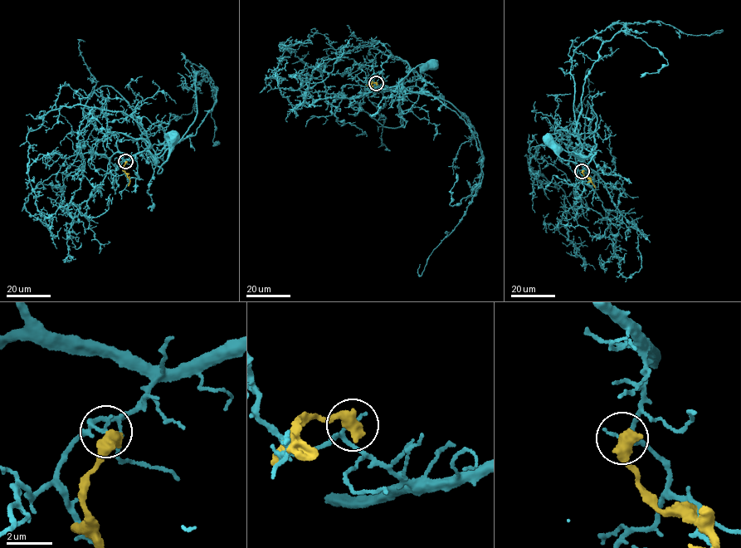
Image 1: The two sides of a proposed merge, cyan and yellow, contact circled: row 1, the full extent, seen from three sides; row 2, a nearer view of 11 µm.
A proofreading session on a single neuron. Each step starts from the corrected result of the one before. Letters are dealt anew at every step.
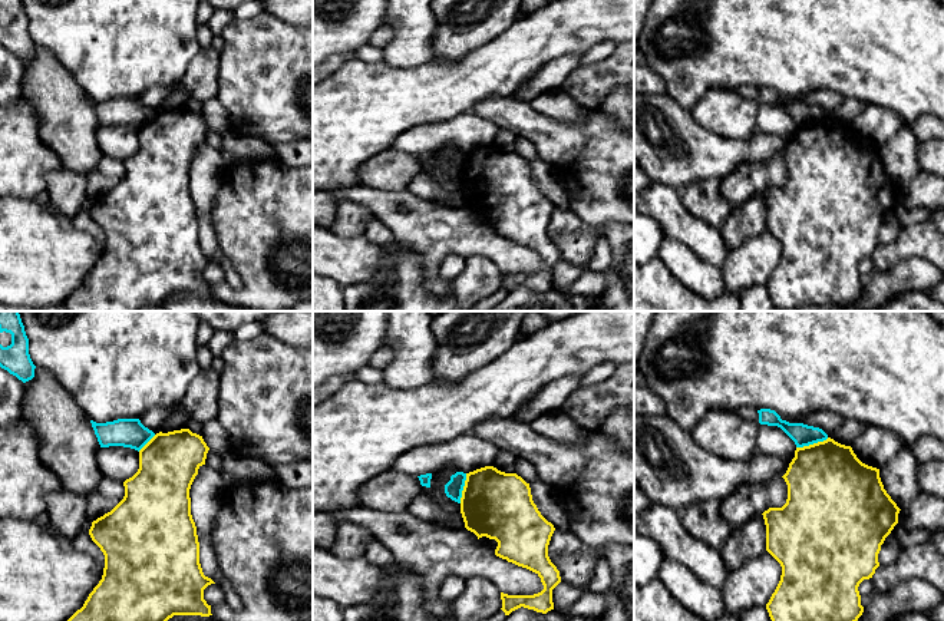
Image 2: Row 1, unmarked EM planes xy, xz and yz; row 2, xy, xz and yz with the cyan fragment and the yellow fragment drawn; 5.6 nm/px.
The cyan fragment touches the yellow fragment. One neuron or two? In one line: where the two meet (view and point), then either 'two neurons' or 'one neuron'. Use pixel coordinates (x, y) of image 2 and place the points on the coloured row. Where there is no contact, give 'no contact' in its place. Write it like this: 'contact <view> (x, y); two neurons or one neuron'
contact yz (812, 443); two neurons

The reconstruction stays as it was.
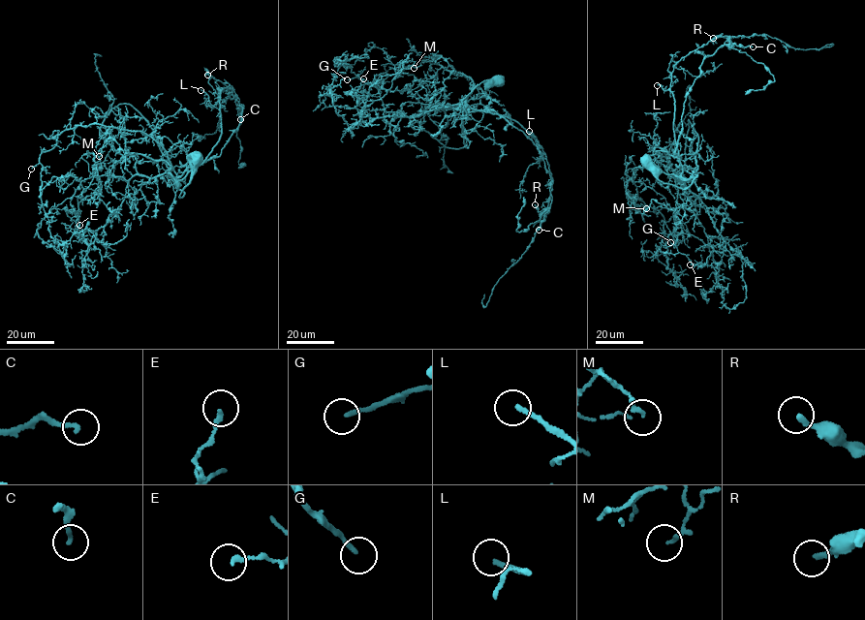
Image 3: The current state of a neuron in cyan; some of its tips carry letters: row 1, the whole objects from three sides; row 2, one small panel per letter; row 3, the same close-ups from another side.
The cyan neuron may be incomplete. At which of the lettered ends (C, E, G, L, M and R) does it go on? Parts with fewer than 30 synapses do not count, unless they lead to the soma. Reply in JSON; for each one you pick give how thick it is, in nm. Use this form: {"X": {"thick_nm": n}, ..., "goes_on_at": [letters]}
{"C": {"thick_nm": 170}, "G": {"thick_nm": 180}, "L": {"thick_nm": 190}, "goes_on_at": ["C", "G", "L"]}

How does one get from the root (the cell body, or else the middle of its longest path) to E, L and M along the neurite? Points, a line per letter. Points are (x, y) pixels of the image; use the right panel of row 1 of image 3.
E: (645, 161), (663, 182), (684, 189), (697, 175), (676, 175), (706, 206), (725, 244), (718, 263), (690, 264)
L: (645, 161), (663, 182), (684, 189), (697, 175), (692, 176), (679, 161), (673, 127), (673, 94), (657, 85)
M: (645, 161), (663, 182), (684, 189), (697, 175), (682, 178), (634, 168), (625, 191), (646, 208)

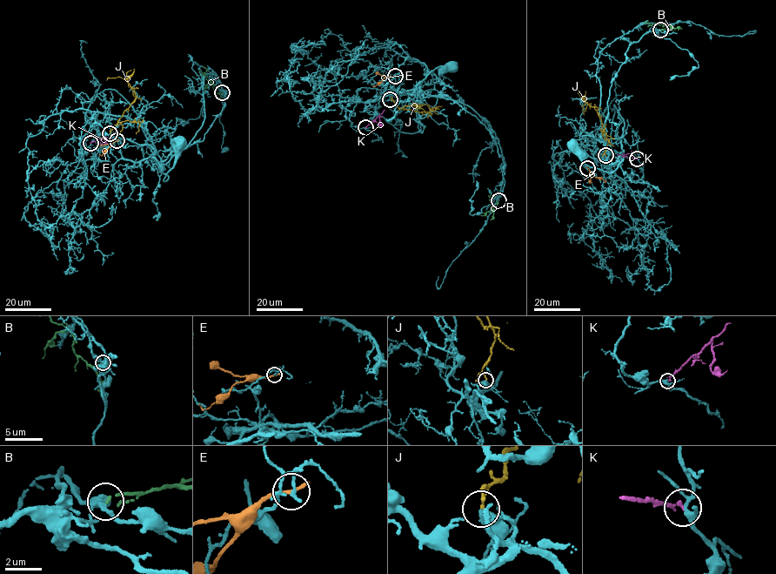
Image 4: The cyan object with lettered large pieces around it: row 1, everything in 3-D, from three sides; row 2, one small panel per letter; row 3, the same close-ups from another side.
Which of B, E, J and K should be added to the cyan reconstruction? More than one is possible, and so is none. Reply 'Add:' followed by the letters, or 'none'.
Add: J

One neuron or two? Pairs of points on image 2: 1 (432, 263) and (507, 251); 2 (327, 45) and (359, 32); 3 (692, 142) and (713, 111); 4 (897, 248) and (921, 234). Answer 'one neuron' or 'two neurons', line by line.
1: one neuron
2: one neuron
3: two neurons
4: one neuron

